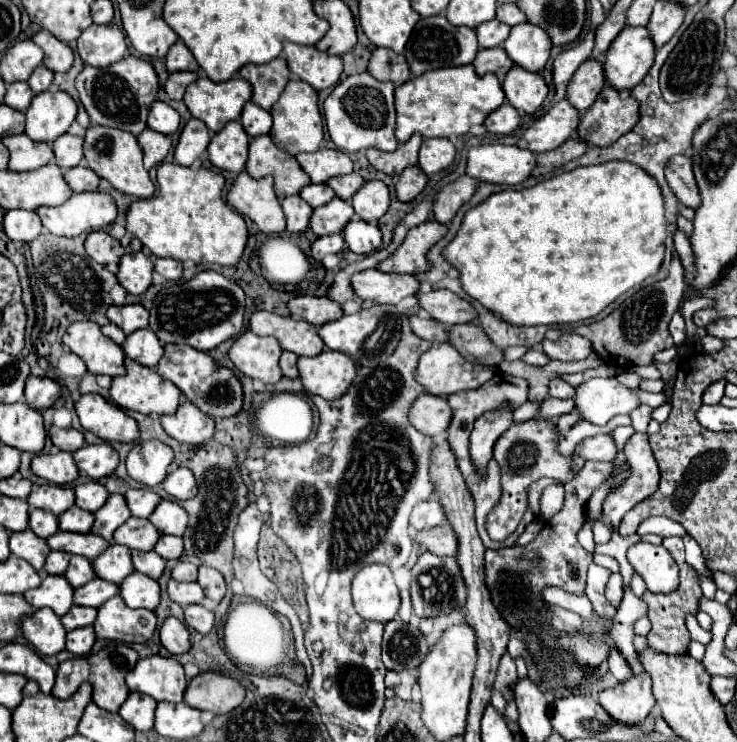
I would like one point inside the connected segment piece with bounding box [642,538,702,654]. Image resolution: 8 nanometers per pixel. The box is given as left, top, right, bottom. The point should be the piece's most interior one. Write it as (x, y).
(669, 634)

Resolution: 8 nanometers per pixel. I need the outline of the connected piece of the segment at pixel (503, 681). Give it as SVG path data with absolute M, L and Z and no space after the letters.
M506 652L500 660L500 668L498 668L498 676L496 676L496 682L494 682L494 690L498 690L506 702L512 702L514 696L510 692L510 684L516 682L518 674L516 674L516 666L514 666L514 660L512 656Z

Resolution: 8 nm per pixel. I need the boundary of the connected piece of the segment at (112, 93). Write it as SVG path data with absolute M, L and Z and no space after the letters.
M126 56L106 68L84 66L84 70L76 76L76 88L80 92L80 102L94 124L120 128L138 136L146 128L152 102L158 98L160 80L150 62L138 56Z

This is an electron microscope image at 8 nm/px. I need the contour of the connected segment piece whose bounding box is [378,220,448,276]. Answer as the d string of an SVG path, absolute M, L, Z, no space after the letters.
M428 220L416 228L412 228L402 242L402 246L386 258L378 268L382 272L396 272L396 274L424 274L430 270L428 264L428 250L440 242L440 238L448 232L446 224L436 220Z

